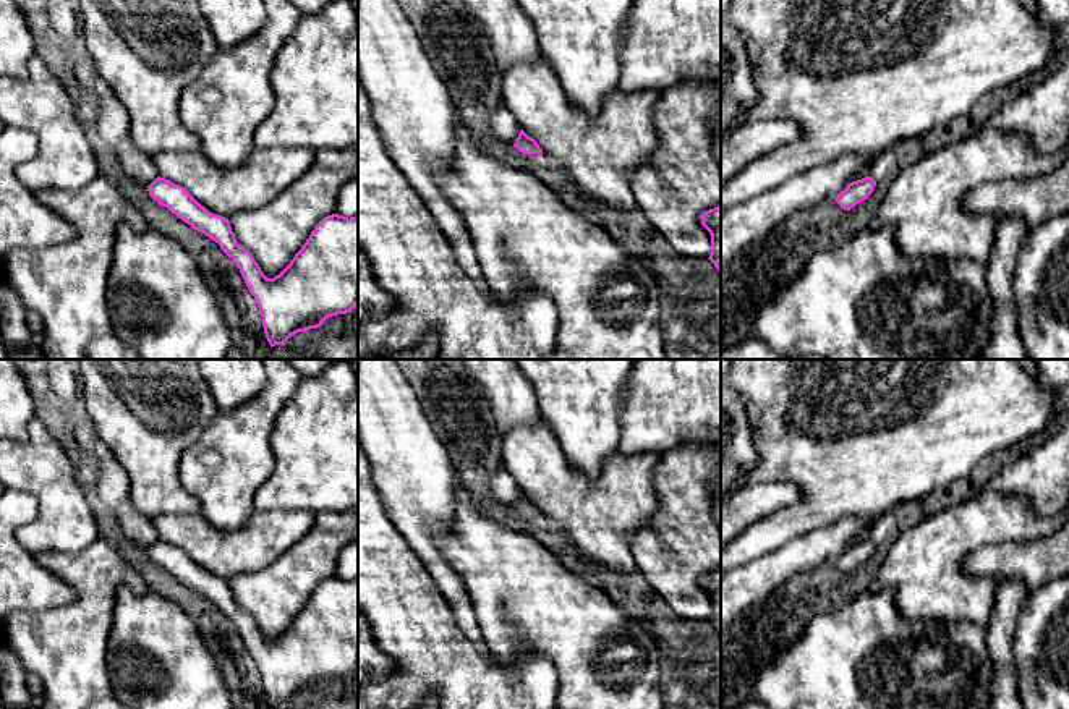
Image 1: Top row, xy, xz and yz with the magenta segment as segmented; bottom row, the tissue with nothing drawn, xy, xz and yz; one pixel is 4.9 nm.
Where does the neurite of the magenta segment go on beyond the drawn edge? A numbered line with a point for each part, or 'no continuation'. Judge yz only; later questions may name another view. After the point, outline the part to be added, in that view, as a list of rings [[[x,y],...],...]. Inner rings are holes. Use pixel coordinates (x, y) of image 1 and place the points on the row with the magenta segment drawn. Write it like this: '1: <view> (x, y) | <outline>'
no continuation

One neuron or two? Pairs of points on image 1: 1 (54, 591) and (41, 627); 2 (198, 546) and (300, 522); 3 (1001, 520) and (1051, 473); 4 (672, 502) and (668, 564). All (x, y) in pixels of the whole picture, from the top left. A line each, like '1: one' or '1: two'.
1: two
2: one
3: two
4: one

